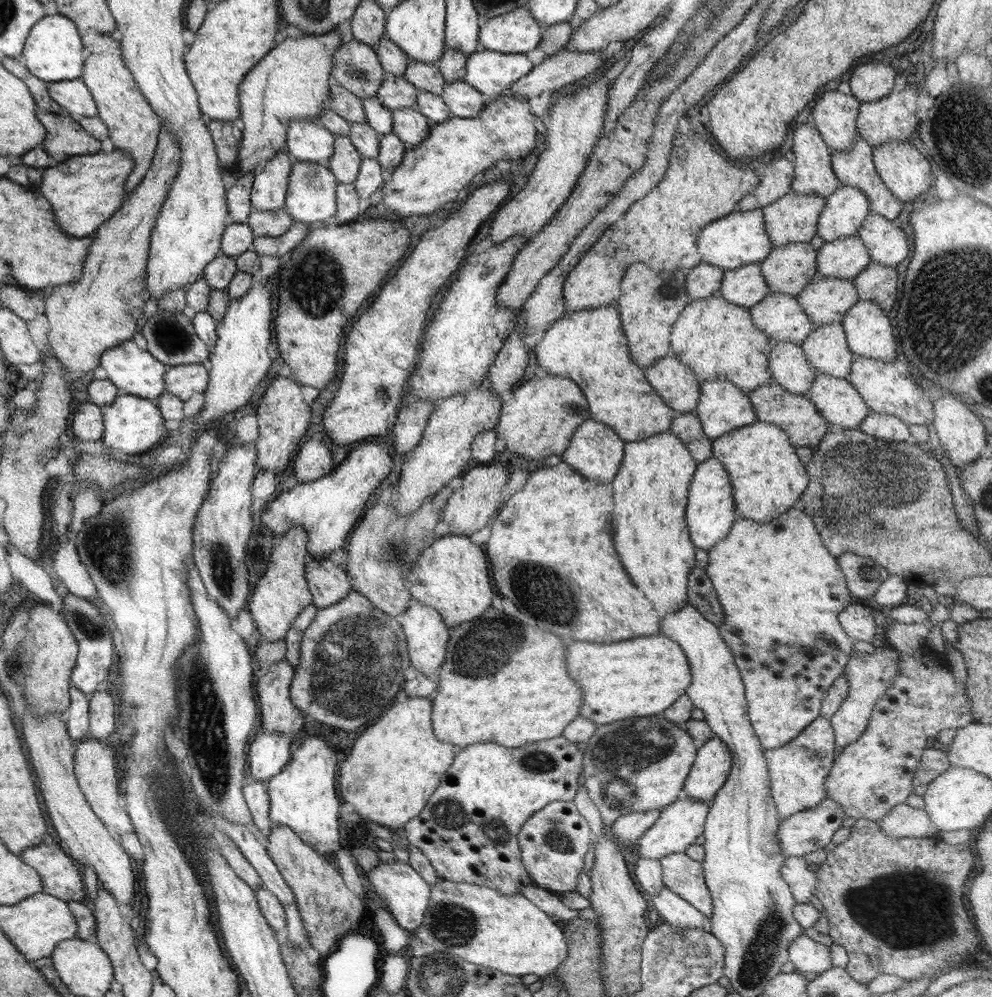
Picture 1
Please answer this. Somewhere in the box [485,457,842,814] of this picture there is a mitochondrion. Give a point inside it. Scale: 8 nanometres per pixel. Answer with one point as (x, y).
(647, 745)

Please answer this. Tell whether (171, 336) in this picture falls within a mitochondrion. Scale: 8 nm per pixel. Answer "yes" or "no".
yes

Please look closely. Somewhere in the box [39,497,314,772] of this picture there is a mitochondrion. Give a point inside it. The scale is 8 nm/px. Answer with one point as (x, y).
(107, 549)

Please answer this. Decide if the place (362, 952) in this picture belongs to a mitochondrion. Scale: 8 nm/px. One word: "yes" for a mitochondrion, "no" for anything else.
no

